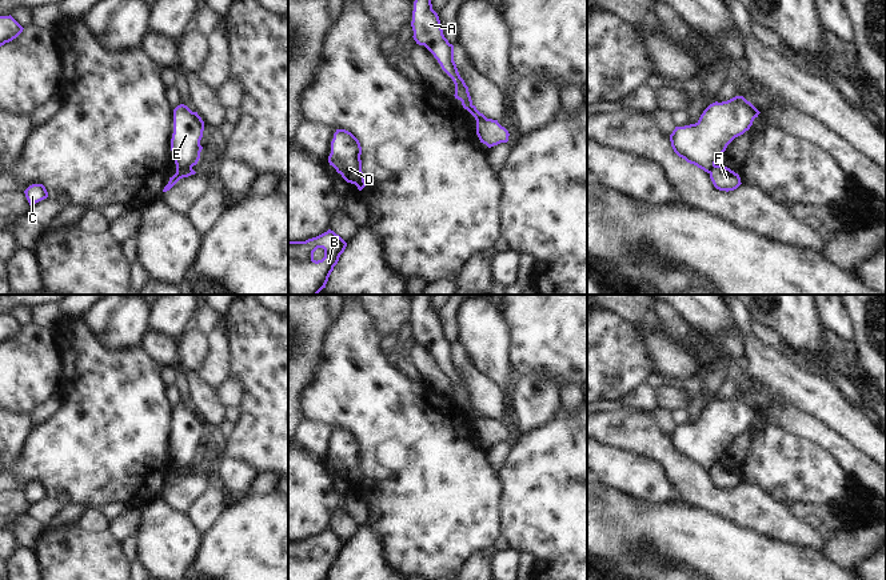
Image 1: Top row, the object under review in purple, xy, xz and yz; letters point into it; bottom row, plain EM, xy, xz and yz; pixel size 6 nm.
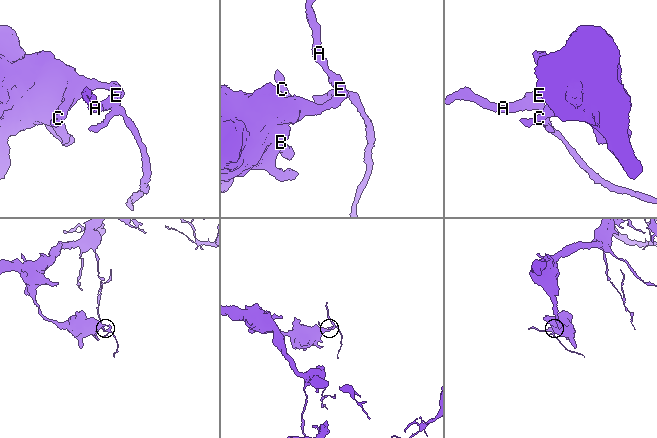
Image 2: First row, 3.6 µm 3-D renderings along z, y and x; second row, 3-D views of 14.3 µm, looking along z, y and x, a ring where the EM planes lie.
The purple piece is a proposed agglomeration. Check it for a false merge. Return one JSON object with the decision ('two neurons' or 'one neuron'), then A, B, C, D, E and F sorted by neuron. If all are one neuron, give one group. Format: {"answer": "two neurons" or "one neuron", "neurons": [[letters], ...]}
{"answer": "two neurons", "neurons": [["A", "B", "C", "D", "E"], ["F"]]}

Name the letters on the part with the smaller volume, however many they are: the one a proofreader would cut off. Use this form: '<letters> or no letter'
F.

